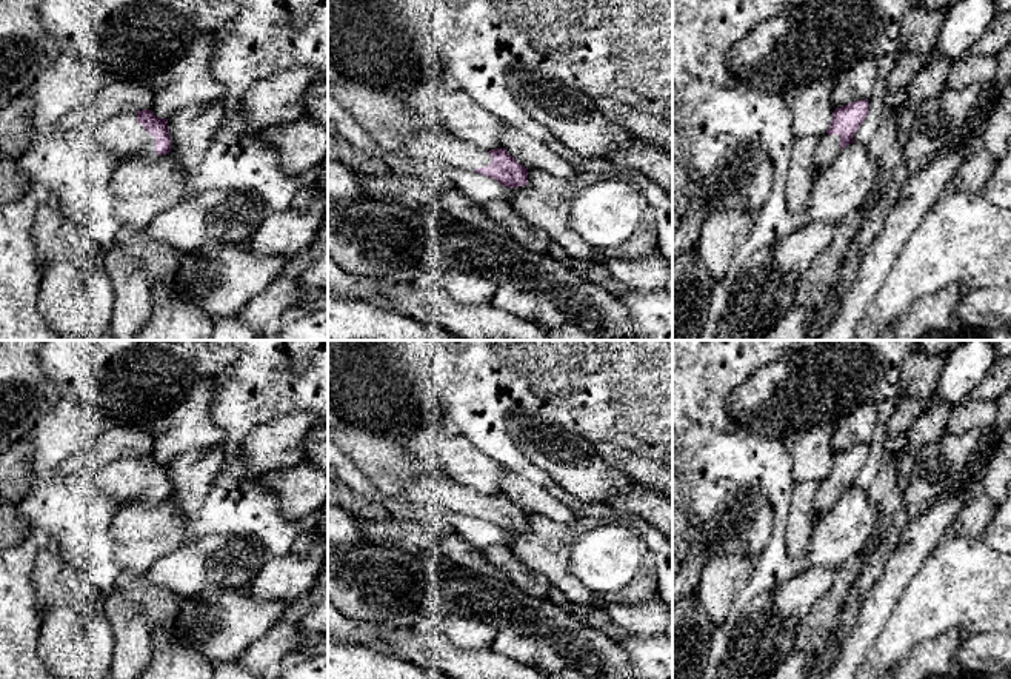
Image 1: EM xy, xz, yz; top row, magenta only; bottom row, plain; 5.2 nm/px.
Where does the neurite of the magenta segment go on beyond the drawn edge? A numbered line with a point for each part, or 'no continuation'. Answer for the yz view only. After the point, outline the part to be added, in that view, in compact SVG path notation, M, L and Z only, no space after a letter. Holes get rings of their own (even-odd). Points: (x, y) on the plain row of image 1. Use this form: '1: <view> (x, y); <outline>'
1: yz (828, 493); M823 479L819 483L812 507L817 514L822 516L840 499L840 496L840 482L837 479Z

